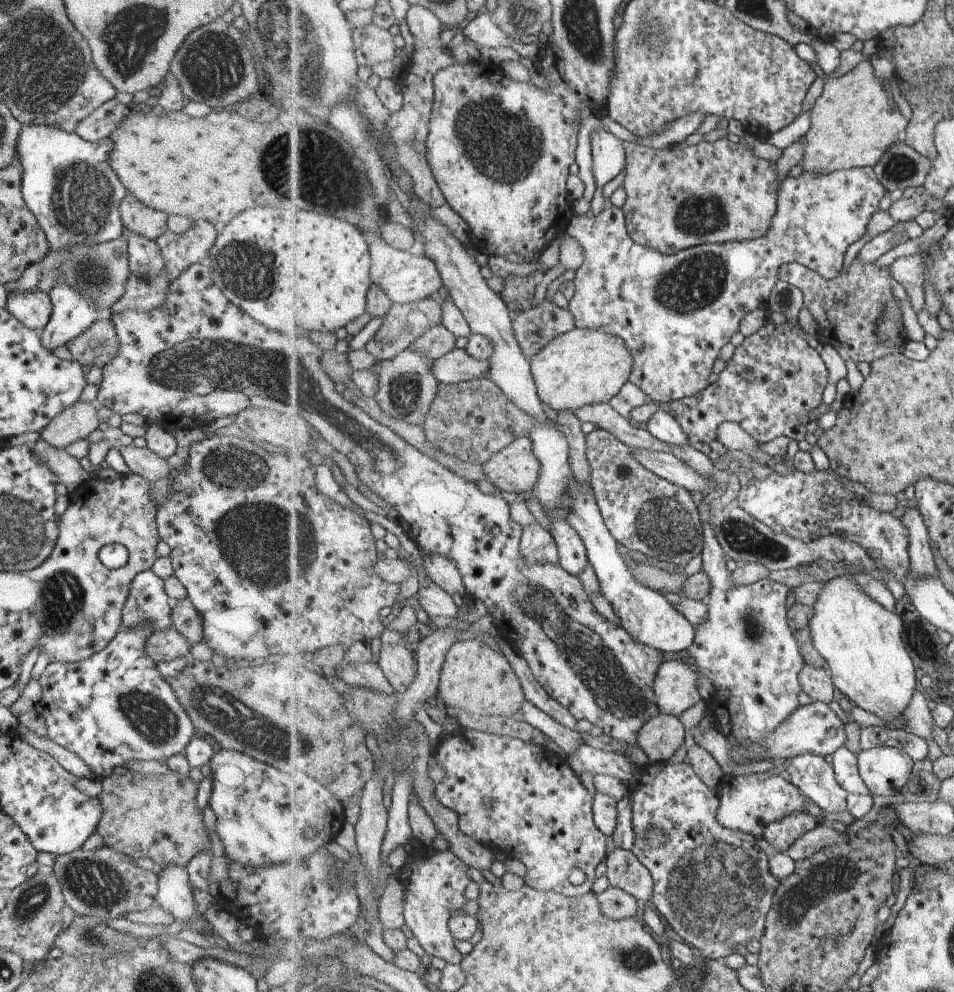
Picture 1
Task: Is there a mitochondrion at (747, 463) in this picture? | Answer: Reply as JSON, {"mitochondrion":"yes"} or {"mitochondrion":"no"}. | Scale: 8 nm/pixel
{"mitochondrion":"no"}

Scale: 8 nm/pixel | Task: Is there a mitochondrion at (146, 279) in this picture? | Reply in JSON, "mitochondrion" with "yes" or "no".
{"mitochondrion":"yes"}

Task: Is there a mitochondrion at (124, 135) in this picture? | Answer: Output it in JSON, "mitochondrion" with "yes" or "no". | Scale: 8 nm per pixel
{"mitochondrion":"no"}

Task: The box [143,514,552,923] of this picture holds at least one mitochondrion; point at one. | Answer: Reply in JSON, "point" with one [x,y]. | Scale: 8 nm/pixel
{"point":[213,703]}

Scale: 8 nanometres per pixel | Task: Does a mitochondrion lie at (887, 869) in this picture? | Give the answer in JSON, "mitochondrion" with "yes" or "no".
{"mitochondrion":"no"}

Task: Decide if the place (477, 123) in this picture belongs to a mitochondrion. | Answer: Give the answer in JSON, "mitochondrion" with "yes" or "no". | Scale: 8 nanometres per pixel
{"mitochondrion":"yes"}

